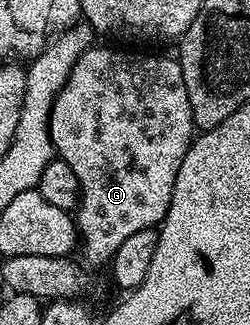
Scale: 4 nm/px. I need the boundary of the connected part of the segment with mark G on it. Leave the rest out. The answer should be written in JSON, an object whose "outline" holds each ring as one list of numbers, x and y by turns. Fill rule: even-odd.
{"outline":[[92,47,77,59,65,87,55,97,49,119,54,152,77,175,79,203,73,216,81,238,82,260,88,266,106,266,129,235,162,225,173,199,177,171,181,171,181,163,197,133,178,56,99,48]]}

